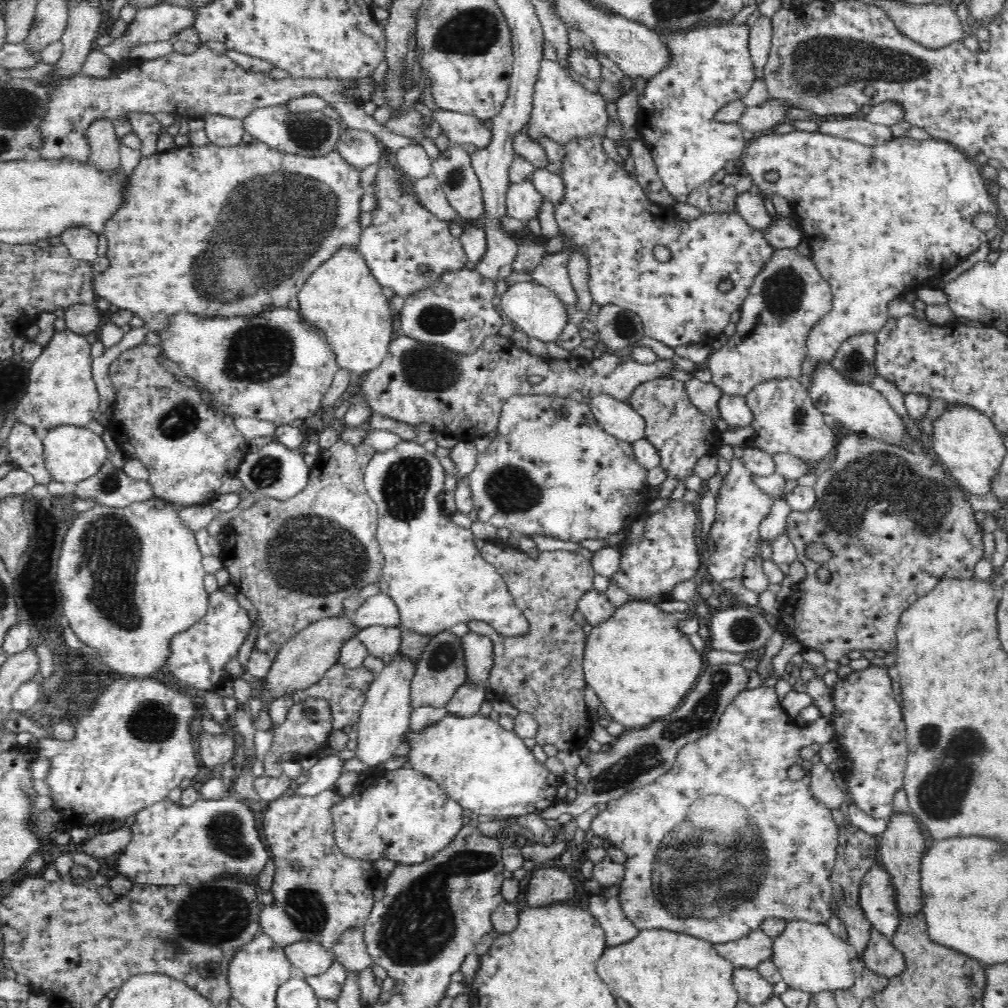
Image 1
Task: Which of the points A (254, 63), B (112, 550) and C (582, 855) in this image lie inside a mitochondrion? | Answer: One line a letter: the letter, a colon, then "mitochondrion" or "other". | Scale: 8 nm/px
A: other
B: mitochondrion
C: other

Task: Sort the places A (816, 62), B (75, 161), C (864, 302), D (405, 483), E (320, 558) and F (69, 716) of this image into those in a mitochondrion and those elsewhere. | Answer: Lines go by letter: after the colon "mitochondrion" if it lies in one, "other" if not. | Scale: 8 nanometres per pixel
A: mitochondrion
B: other
C: other
D: mitochondrion
E: mitochondrion
F: other

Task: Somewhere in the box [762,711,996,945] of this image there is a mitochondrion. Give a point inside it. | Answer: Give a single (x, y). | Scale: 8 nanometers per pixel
(951, 769)

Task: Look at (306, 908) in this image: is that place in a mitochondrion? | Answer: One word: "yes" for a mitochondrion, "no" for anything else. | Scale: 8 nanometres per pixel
yes

